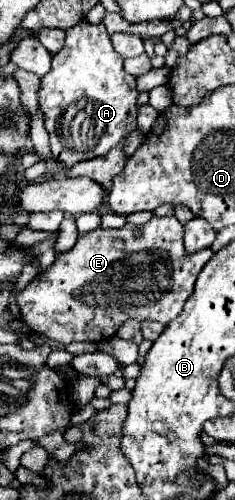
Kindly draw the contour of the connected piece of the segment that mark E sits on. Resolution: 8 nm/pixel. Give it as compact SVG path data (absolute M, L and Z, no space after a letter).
M154 216L144 226L124 224L122 228L96 228L78 236L78 242L72 250L56 256L54 264L38 274L24 290L16 294L16 306L20 310L20 318L34 332L62 342L68 346L70 342L102 342L112 338L118 328L134 318L138 322L156 320L162 324L172 322L180 316L184 302L194 292L194 282L204 264L210 260L212 250L200 250L196 254L186 254L184 250L184 226L174 216Z

